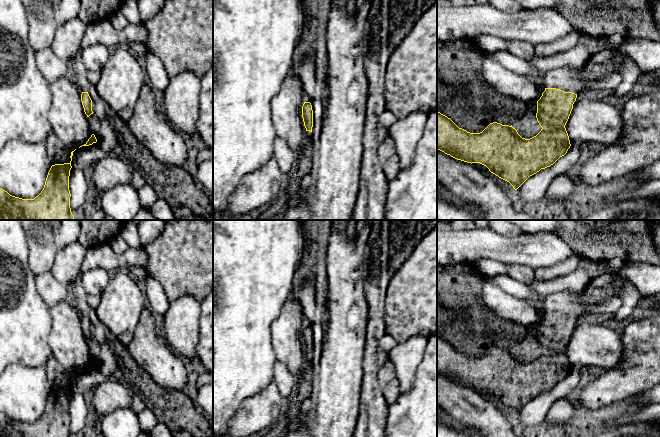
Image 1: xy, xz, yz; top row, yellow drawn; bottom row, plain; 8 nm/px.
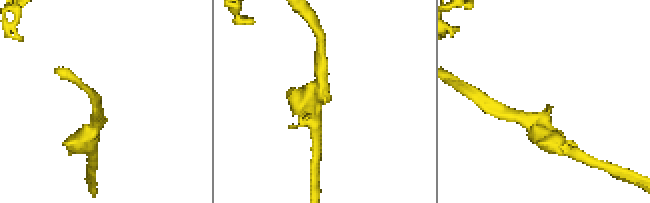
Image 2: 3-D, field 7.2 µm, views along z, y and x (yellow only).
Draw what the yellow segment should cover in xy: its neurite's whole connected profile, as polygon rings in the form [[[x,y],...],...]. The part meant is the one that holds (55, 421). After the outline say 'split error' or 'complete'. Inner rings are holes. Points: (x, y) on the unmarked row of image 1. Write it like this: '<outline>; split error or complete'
[[[71,385],[52,389],[43,414],[34,423],[22,423],[0,412],[0,437],[72,437],[69,400]]]; complete

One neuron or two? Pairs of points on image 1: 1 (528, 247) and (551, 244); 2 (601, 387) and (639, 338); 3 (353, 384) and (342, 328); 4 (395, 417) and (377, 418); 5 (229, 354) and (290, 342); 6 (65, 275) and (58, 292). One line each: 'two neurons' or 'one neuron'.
1: one neuron
2: one neuron
3: one neuron
4: two neurons
5: two neurons
6: two neurons

